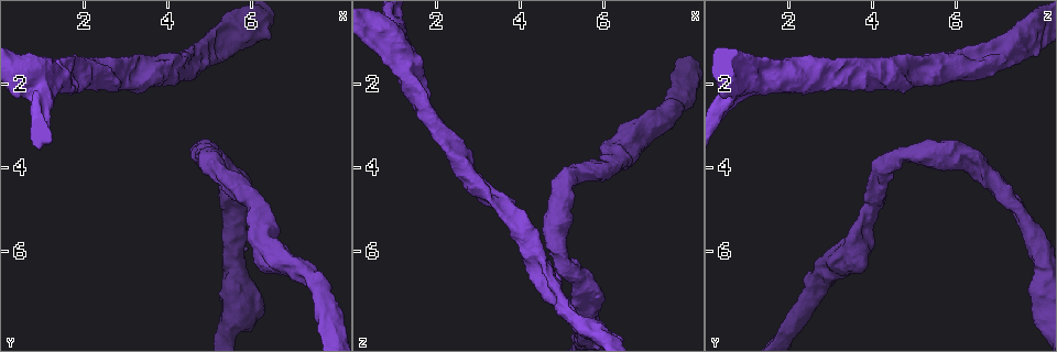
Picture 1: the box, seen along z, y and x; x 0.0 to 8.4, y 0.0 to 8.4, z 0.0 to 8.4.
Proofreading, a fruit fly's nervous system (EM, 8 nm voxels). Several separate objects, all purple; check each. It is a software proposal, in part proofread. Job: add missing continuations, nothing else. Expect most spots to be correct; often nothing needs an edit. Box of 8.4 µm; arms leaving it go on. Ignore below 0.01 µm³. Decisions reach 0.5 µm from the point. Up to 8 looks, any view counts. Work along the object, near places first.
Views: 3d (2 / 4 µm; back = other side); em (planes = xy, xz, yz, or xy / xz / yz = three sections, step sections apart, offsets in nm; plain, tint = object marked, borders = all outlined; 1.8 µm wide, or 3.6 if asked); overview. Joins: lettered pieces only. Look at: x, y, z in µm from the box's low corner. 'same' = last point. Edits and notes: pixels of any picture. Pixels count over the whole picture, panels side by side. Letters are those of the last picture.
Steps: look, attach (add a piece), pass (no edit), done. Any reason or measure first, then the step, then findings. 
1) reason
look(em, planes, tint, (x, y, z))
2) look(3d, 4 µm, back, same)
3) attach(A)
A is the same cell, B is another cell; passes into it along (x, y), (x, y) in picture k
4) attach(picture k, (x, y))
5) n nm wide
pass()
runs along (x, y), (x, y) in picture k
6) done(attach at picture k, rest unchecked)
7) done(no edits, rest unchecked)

thick turns thin
look(em, planes, borders, (5.80, 0.50, 7.85))

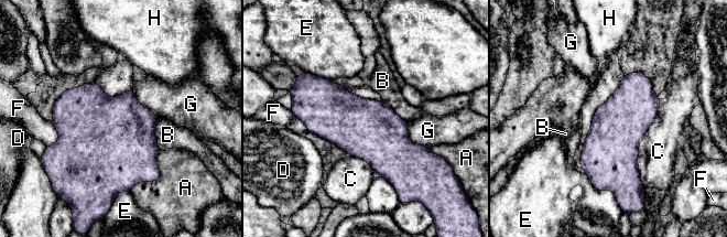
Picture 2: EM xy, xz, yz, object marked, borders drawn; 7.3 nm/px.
380 nm wide
pass()
A, B, C, D, E, F, G and H are other cells; border along (407, 122), (407, 136), (429, 148) in picture 2; no lettered piece goes on from it

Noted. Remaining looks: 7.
branch stops here
look(em, 3.6 µm, yz, step 8, plain, (3.40, 1.35, 4.95))

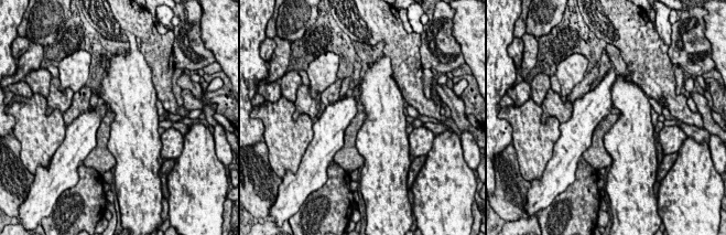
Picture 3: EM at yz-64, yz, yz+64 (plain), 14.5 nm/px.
see the neighbours
look(em, 3.6 µm, yz, step 8, borders, same)

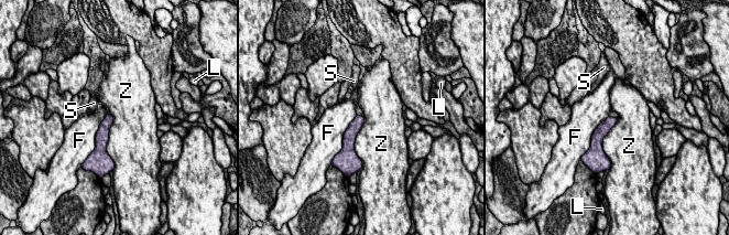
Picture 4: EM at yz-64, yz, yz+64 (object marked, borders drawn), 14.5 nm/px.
pass()
F, L, S and Z are other cells; no lettered piece goes on from it

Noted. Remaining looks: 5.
a fork
look(em, planes, borders, (1.55, 1.95, 2.25))

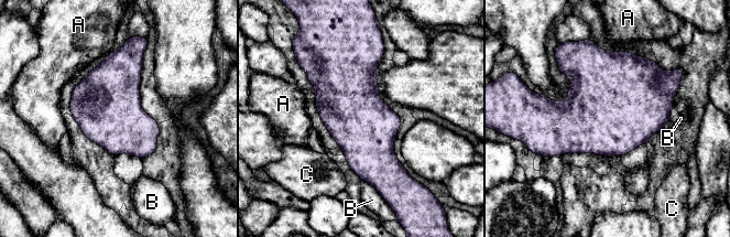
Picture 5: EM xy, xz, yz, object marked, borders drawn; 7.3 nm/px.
460 nm wide
pass()
A, B and C are other cells; border along (362, 180), (370, 183), (380, 193) in picture 5; none of them fits

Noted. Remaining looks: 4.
done(no edits, rest unchecked)

